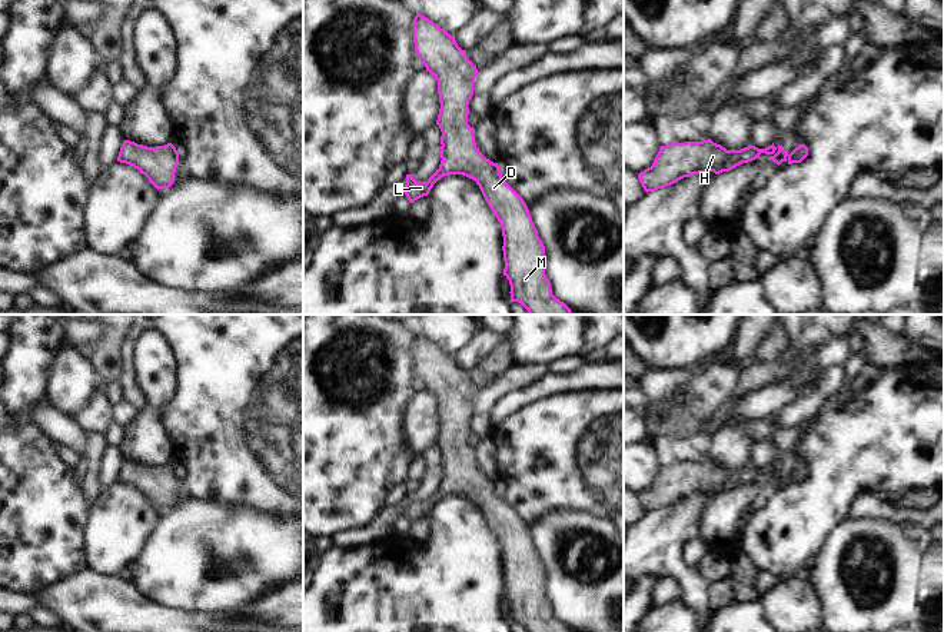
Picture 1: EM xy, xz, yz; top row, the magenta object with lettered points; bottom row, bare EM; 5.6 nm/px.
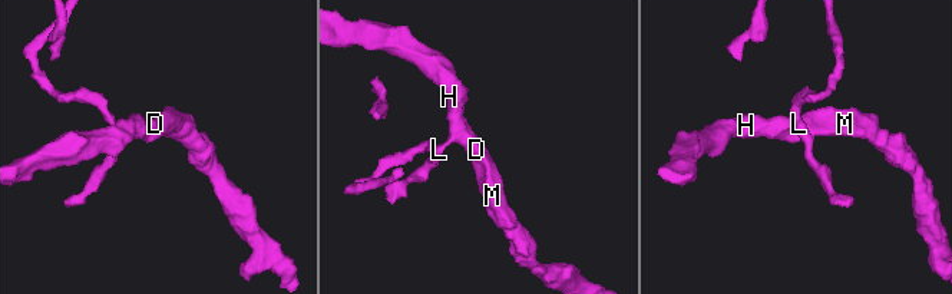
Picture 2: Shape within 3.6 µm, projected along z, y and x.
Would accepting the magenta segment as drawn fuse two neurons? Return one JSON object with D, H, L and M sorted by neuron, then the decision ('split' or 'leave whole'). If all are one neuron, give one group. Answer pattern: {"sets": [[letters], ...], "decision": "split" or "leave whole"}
{"sets": [["D", "H", "L", "M"]], "decision": "leave whole"}

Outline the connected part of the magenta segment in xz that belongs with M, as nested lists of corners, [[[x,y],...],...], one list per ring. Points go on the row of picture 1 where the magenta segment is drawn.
[[[416,11],[413,19],[416,56],[438,80],[441,164],[428,182],[406,174],[403,193],[409,203],[428,196],[433,184],[448,174],[463,174],[476,182],[495,213],[503,236],[503,276],[511,285],[511,302],[521,303],[529,315],[572,315],[552,295],[545,275],[545,246],[538,236],[523,199],[502,179],[498,163],[483,157],[475,143],[475,129],[468,124],[469,100],[479,73],[455,36]]]

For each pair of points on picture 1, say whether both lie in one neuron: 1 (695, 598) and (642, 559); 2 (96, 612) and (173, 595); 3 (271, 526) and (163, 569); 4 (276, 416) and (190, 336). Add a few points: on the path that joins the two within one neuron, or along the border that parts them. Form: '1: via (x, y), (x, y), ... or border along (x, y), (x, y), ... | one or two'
1: via (688, 582), (668, 562), (658, 559) | one
2: border along (128, 581), (149, 599), (168, 608), (183, 609) | two
3: via (243, 542), (205, 542), (190, 556) | one
4: via (255, 395), (212, 352) | one

